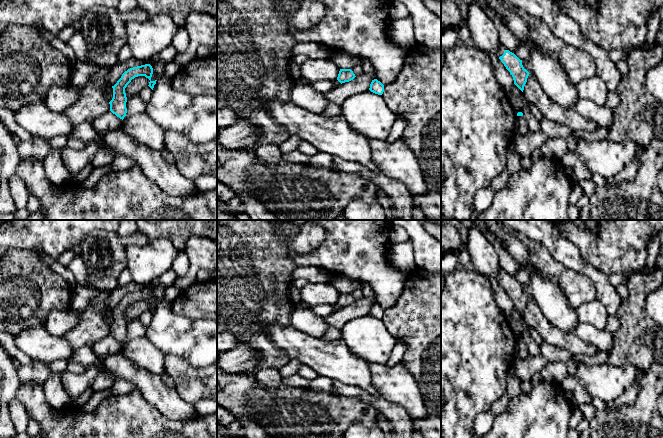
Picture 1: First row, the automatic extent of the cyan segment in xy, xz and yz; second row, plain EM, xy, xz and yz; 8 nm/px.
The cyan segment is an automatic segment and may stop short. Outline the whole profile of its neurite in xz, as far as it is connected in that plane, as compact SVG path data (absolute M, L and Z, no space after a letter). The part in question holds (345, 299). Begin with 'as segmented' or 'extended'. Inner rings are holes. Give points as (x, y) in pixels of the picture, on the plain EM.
as segmented; M340 293L337 304L342 308L353 304L355 301L351 293Z

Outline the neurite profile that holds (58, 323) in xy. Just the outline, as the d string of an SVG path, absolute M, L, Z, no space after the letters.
M73 309L52 311L46 317L43 327L54 336L64 337L80 320L80 312Z

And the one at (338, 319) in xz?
M363 297L353 304L342 307L330 314L325 320L330 326L342 330L347 322L368 315L373 303L376 303L376 299Z

